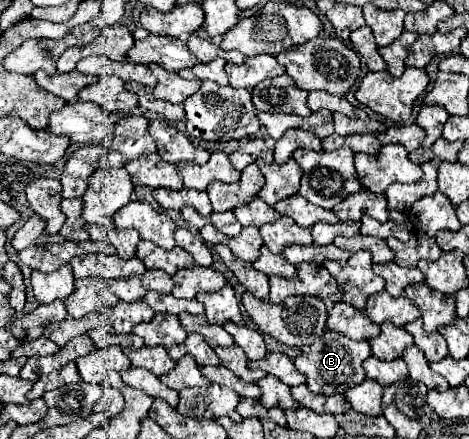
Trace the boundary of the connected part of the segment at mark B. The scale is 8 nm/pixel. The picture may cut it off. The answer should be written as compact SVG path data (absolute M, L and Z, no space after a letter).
M326 331L310 345L308 353L302 353L294 359L294 367L308 377L306 385L312 393L324 393L324 395L346 393L348 389L356 387L358 383L362 383L366 379L366 373L362 369L362 361L370 355L372 355L372 349L366 339L354 341L354 339L348 339L340 333Z

